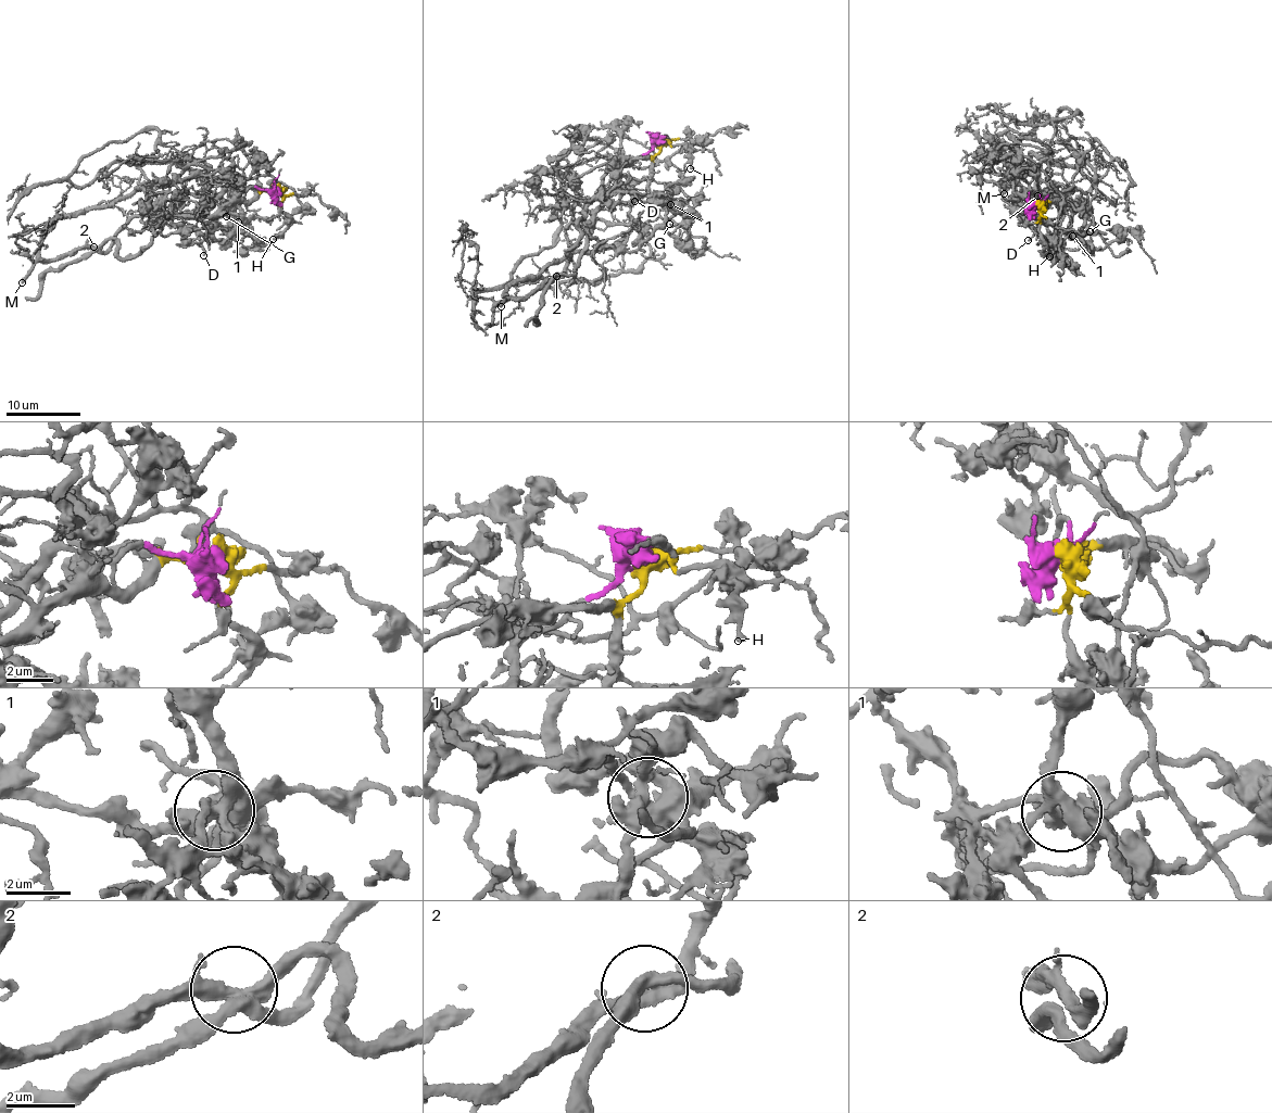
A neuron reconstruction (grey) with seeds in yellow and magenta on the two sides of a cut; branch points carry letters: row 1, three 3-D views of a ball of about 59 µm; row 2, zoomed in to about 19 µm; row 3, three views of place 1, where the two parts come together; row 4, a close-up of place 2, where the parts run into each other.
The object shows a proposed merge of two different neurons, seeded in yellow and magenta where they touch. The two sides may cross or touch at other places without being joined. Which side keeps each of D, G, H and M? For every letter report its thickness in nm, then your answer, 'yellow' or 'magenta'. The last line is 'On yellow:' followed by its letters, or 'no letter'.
D: 170 nm | yellow
G: 100 nm | yellow
H: 220 nm | yellow
M: 300 nm | yellow
On yellow: D, G, H, M

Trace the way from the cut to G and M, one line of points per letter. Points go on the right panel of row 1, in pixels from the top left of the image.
G: (1038, 204), (1012, 190), (996, 147), (1003, 155), (1031, 137), (1087, 161), (1097, 188), (1088, 231)
M: (1038, 204), (1046, 204), (1010, 194), (1024, 192), (1014, 204), (1019, 213), (1043, 197), (1016, 181), (1003, 193)

